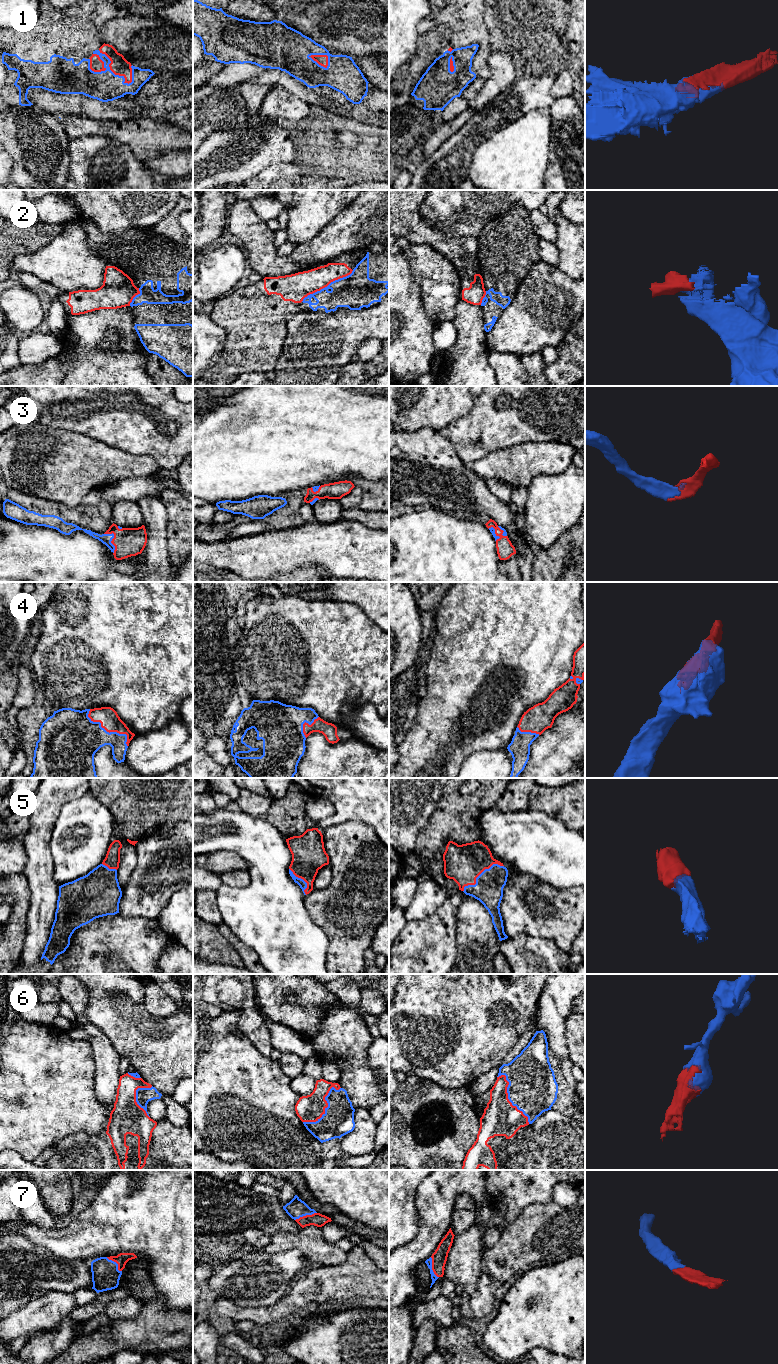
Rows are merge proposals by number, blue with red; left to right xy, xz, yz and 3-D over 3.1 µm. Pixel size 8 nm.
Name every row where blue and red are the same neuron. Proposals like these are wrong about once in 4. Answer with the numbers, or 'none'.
1, 3, 4, 5, 6, 7

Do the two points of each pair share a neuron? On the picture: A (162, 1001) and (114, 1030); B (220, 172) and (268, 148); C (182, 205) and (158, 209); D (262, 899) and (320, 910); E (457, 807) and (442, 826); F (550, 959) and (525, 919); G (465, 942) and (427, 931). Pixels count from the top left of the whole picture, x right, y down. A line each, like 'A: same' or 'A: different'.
A: different
B: same
C: different
D: different
E: same
F: different
G: different

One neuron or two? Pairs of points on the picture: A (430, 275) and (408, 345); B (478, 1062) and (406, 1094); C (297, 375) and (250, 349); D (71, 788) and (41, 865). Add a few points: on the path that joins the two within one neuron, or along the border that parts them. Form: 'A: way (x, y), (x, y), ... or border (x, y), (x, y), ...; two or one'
A: border (413, 279), (419, 288), (425, 312), (435, 321); two
B: border (410, 1076), (429, 1079), (444, 1088), (456, 1088); two
C: border (284, 341), (276, 367), (273, 370); two
D: way (52, 806), (42, 818), (41, 846); one

